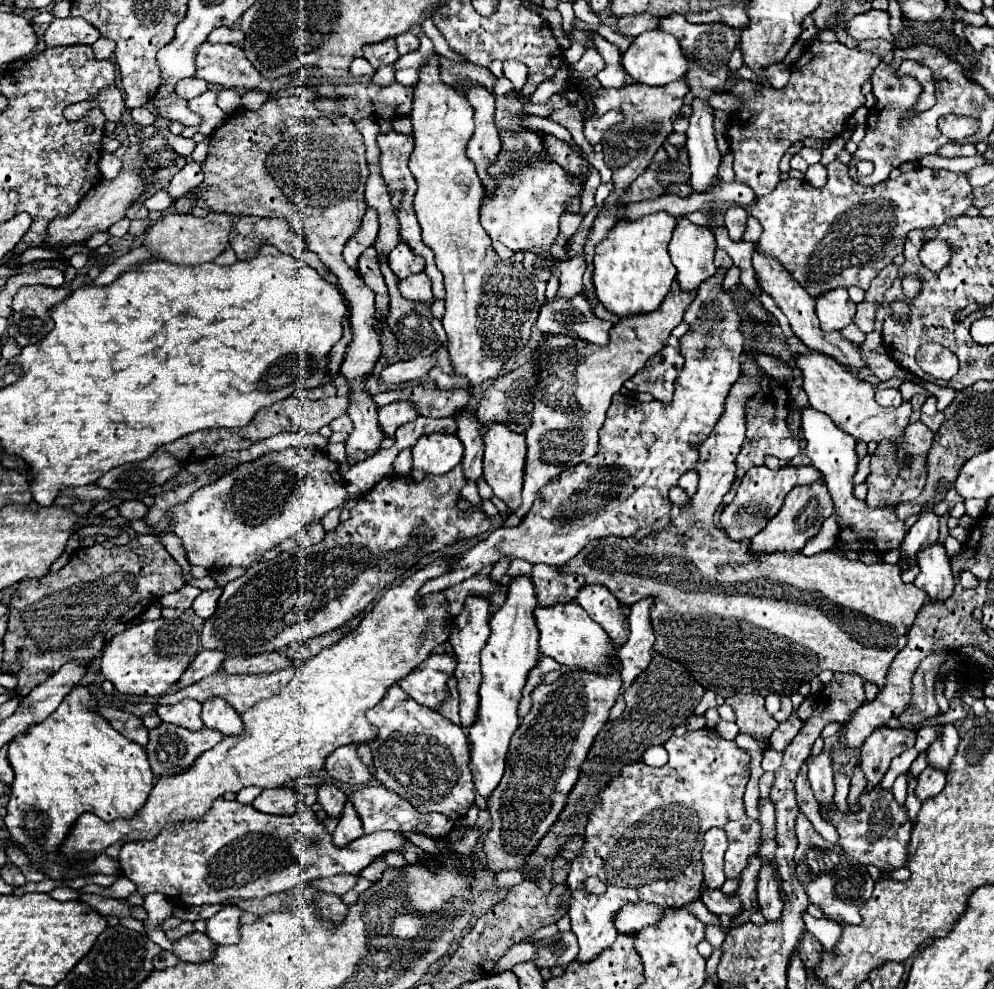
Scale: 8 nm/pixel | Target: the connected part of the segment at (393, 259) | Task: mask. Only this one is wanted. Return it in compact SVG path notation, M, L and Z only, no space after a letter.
M400 241L400 243L396 245L396 249L390 253L388 265L390 265L390 269L394 271L394 275L396 275L398 279L404 279L404 277L408 277L408 275L412 275L412 273L424 271L424 261L422 261L422 257L418 257L404 241Z

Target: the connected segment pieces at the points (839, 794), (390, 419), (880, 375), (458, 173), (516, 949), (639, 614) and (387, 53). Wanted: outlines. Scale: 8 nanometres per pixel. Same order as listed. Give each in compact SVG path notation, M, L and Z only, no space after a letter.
M836 773L836 807L842 811L842 813L848 813L848 803L846 803L846 797L848 797L848 787L850 787L850 779L844 775L844 773Z
M394 401L390 405L384 405L378 409L378 423L386 435L394 435L394 431L418 417L418 411L408 401Z
M872 331L866 335L866 341L860 345L860 355L878 381L886 381L890 377L902 377L904 381L920 383L916 375L910 375L906 369L898 367L888 353L878 353L878 343L882 343L882 335L878 331Z
M438 55L430 57L428 63L420 69L420 81L414 87L414 105L412 105L412 127L414 127L414 151L410 155L410 171L418 183L414 195L414 211L422 227L422 241L434 251L436 265L444 275L446 283L446 313L442 317L444 331L448 335L448 355L454 367L454 373L468 379L470 385L480 385L490 377L498 377L504 369L508 355L516 357L530 339L530 329L536 323L540 305L544 303L546 283L538 281L522 263L504 261L492 249L488 233L480 225L480 201L486 195L482 181L474 169L474 163L466 157L466 143L474 133L472 105L444 85L438 73Z
M528 941L528 943L518 943L514 947L510 947L510 951L498 961L496 969L492 973L500 973L506 969L512 969L518 963L526 963L526 961L534 961L536 957L536 941Z
M642 599L634 607L630 607L628 615L628 625L630 625L630 635L628 641L622 645L618 651L618 661L620 661L620 673L622 673L622 693L630 683L648 667L650 657L652 657L652 647L656 641L654 629L652 629L652 619L650 619L650 609L654 605L654 599Z
M386 39L378 45L366 45L364 47L364 57L368 59L368 63L378 69L382 65L394 65L398 61L398 51L396 51L396 43L394 39Z

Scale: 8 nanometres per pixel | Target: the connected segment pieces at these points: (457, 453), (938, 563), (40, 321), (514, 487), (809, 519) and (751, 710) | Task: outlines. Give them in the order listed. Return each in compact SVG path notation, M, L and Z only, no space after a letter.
M434 433L424 435L412 449L414 469L432 475L444 475L462 461L462 441L456 435Z
M934 543L922 553L918 553L920 573L914 579L914 585L924 589L932 601L942 601L950 597L954 589L954 577L950 571L950 559L942 543Z
M46 285L22 287L14 297L8 335L20 347L42 341L54 327L54 321L48 315L50 307L64 301L70 293L72 293L70 287L46 287Z
M492 423L484 433L484 479L492 487L494 495L500 497L510 509L520 507L520 489L524 477L524 459L526 459L526 441L522 433L506 429L502 423Z
M824 483L794 487L786 495L784 505L778 511L778 515L758 535L754 535L750 539L750 545L748 545L750 553L762 557L762 555L768 555L768 553L774 553L774 551L800 551L806 545L806 541L820 531L822 521L826 517L830 517L832 509L834 509L834 505L832 505L830 493L828 493Z
M732 695L726 699L726 703L736 713L736 725L740 733L752 735L762 749L766 749L766 741L770 733L778 727L778 721L768 715L764 709L764 697L762 695Z

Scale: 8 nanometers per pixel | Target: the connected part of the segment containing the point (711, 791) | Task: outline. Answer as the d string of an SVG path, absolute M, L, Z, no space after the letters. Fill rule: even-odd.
M696 729L686 731L684 737L670 737L664 743L670 759L664 767L648 767L642 761L626 765L622 775L600 793L598 807L590 813L590 821L586 825L586 843L582 853L570 861L568 887L574 889L574 897L570 901L570 919L572 931L578 937L580 953L578 961L590 961L604 949L608 949L616 941L614 929L614 913L626 903L636 903L642 899L650 899L650 903L666 905L666 907L682 907L688 901L700 897L702 885L702 833L710 827L720 827L727 834L728 848L724 856L724 872L727 879L739 877L748 865L748 857L758 851L760 829L758 821L750 819L742 805L744 787L750 779L750 771L746 763L750 761L748 753L742 751L736 741L726 741L718 735L716 729ZM590 875L596 875L602 883L608 883L608 891L602 895L584 893L582 881Z

